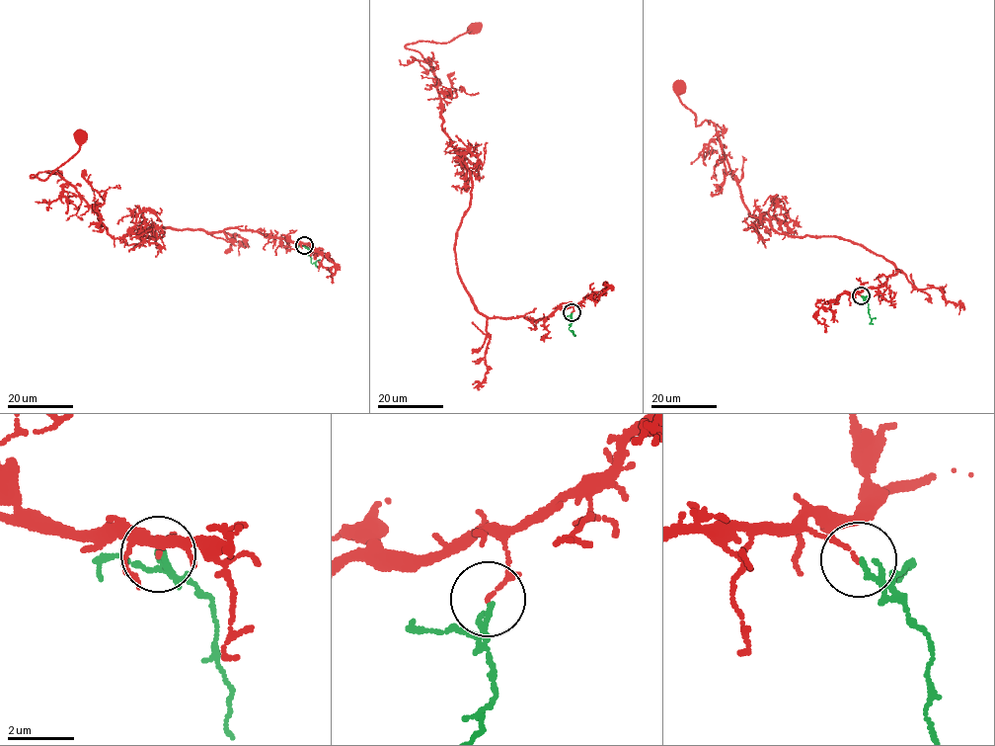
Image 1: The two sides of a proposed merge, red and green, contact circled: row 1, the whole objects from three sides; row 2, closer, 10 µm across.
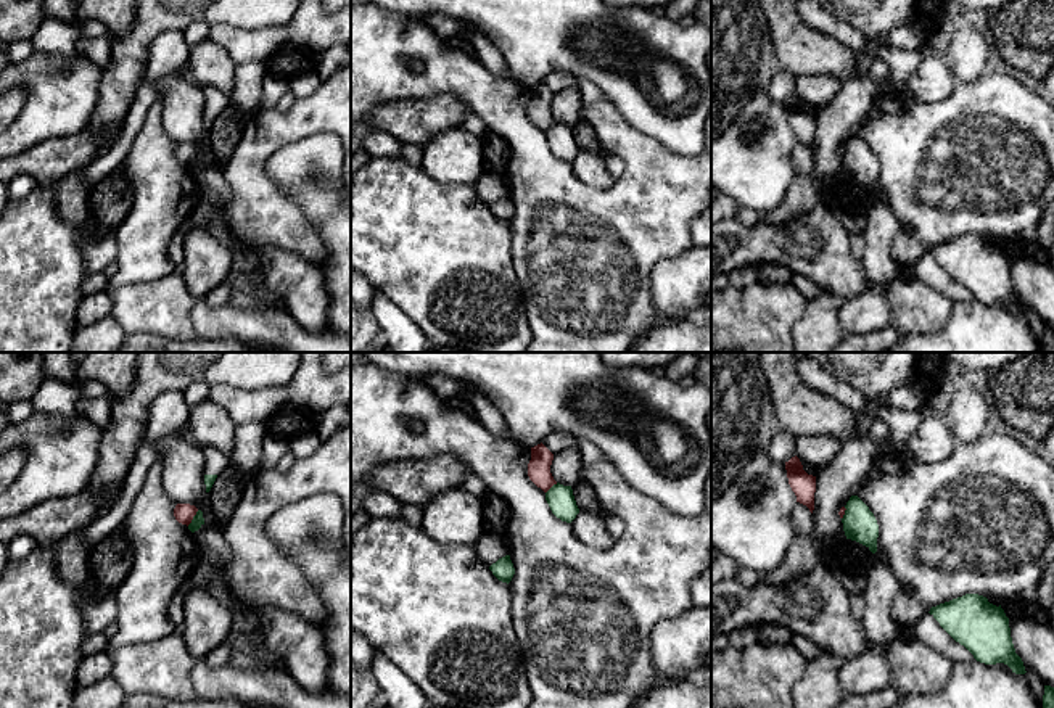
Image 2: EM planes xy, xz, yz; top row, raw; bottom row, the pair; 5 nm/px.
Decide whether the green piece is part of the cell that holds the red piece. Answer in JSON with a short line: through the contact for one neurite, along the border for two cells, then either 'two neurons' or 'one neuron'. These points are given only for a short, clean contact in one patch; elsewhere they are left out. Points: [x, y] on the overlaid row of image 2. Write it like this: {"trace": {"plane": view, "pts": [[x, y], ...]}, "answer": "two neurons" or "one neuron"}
{"trace": {"plane": "xy", "pts": [[198, 510], [187, 525]]}, "answer": "two neurons"}

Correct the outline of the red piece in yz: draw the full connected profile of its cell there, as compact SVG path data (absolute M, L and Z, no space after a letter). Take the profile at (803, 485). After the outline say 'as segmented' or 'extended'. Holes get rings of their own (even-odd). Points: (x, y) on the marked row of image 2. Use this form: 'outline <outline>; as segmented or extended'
outline M795 455L785 462L787 478L797 502L806 505L809 512L814 510L816 476L803 470L800 459Z; as segmented

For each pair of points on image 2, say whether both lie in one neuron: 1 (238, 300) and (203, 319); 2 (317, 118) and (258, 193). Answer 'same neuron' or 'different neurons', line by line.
1: different neurons
2: same neuron

